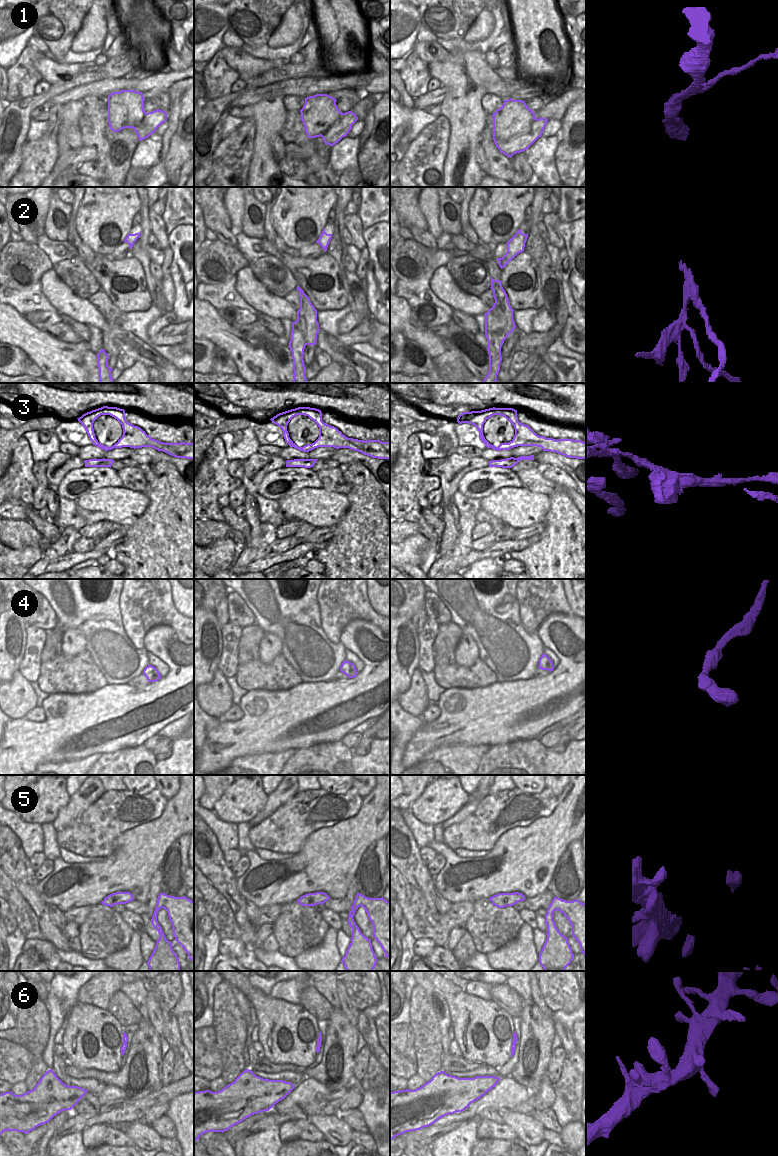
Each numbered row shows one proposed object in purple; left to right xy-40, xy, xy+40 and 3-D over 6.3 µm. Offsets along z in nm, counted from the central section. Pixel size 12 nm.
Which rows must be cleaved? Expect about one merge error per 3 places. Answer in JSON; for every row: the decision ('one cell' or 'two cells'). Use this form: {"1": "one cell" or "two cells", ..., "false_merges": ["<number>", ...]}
{"1": "two cells", "2": "two cells", "3": "one cell", "4": "one cell", "5": "one cell", "6": "one cell", "false_merges": ["1", "2"]}

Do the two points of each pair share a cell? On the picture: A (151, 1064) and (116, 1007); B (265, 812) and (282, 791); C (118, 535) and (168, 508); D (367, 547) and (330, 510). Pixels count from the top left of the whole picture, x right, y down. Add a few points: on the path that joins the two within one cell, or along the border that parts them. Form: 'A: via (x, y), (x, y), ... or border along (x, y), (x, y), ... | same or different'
A: border along (142, 1017), (137, 1024) | different
B: via (270, 807), (280, 796) | same
C: border along (127, 527), (125, 538), (113, 546) | different
D: border along (346, 496), (348, 509), (334, 525) | different

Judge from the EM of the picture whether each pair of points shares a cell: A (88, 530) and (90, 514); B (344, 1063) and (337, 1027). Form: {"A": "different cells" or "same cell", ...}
{"A": "different cells", "B": "same cell"}

